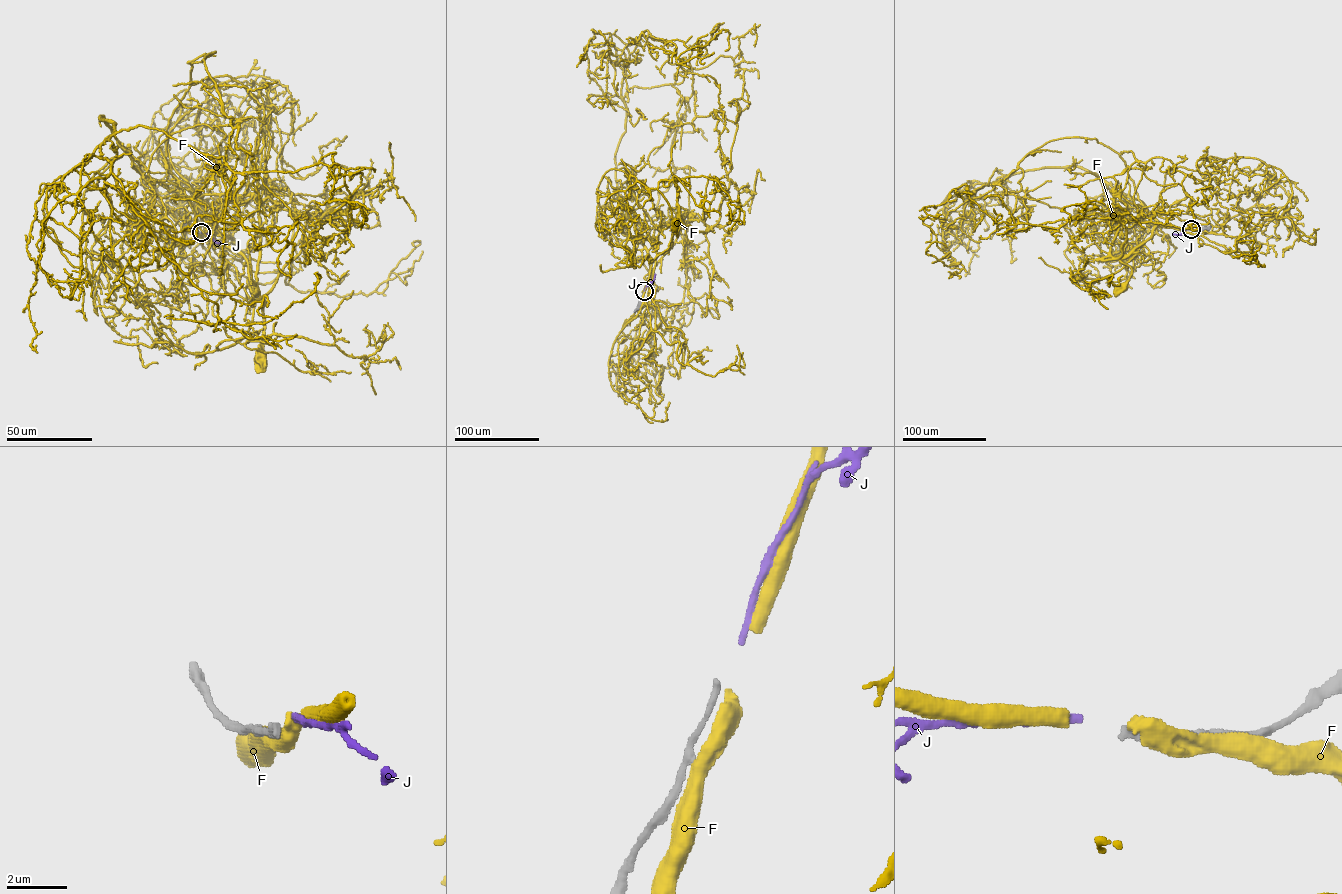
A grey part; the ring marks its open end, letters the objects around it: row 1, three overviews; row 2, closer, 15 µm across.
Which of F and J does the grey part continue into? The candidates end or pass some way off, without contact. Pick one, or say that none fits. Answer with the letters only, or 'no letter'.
J

